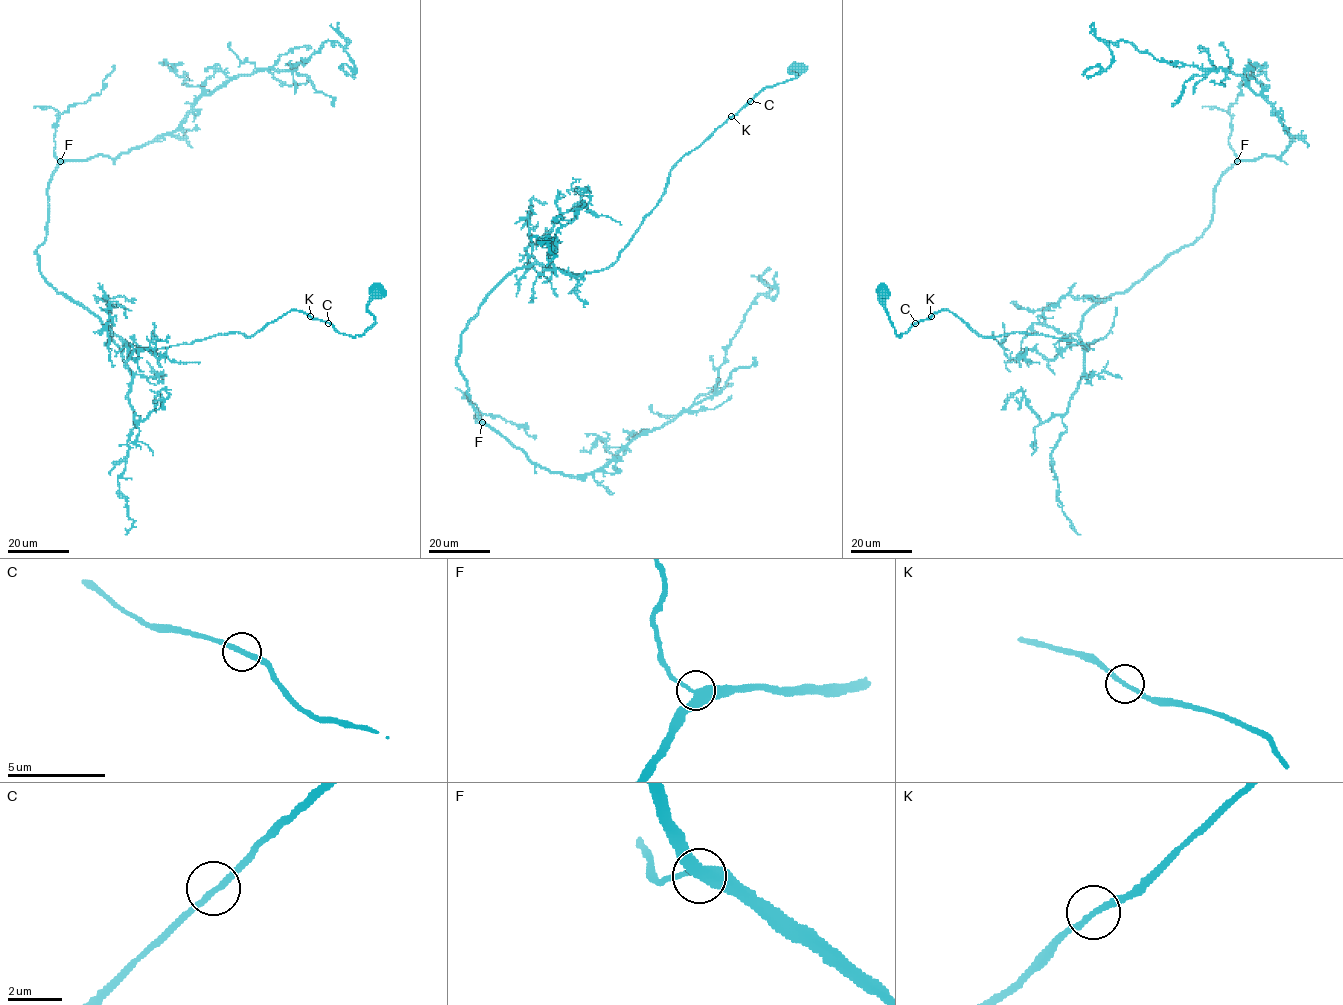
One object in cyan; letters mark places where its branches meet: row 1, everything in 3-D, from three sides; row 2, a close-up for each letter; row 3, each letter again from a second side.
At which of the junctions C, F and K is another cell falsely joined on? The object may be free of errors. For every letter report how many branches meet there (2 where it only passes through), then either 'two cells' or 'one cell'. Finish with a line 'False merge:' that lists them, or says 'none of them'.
C: branches 2; one cell
F: branches 3; one cell
K: branches 2; one cell
False merge: none of them

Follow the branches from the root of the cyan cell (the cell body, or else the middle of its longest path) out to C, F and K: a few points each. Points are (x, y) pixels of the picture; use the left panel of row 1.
C: (375, 291), (371, 292), (367, 306), (375, 322), (363, 334), (353, 337), (340, 334), (328, 323)
F: (375, 291), (361, 335), (290, 310), (251, 337), (126, 344), (40, 273), (60, 161)
K: (375, 291), (371, 292), (367, 306), (375, 322), (361, 335), (340, 334), (328, 322), (310, 316)

